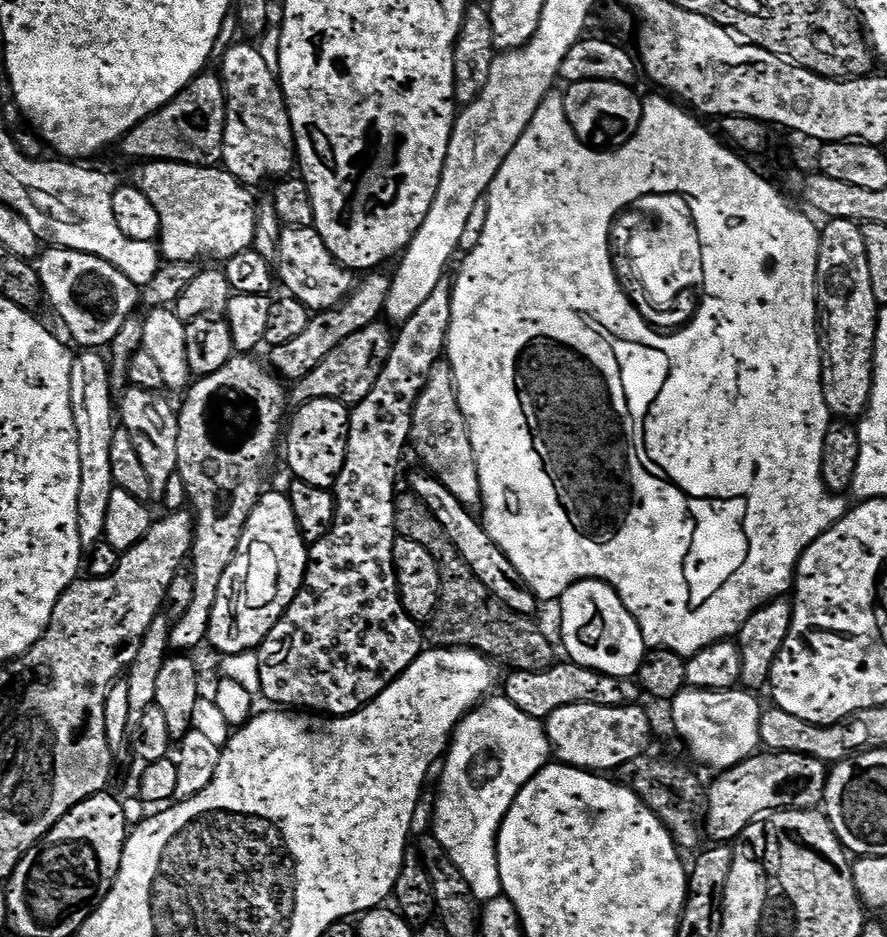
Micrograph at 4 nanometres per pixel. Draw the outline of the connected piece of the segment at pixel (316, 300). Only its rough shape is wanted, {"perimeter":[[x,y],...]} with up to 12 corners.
{"perimeter":[[285,227],[274,263],[312,314],[336,308],[353,273],[315,227]]}

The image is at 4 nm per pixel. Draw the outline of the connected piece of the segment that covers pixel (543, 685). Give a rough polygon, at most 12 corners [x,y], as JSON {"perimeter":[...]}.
{"perimeter":[[571,662],[507,673],[502,695],[544,722],[575,704],[640,704],[635,679]]}

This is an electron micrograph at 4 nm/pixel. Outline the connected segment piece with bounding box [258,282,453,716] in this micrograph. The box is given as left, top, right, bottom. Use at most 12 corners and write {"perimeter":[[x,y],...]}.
{"perimeter":[[452,287],[348,417],[332,528],[260,643],[272,706],[349,716],[425,647],[396,479]]}

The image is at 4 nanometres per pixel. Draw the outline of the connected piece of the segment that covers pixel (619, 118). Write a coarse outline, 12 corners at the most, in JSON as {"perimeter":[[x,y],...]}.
{"perimeter":[[568,84],[566,118],[589,148],[634,138],[644,113],[635,87]]}

